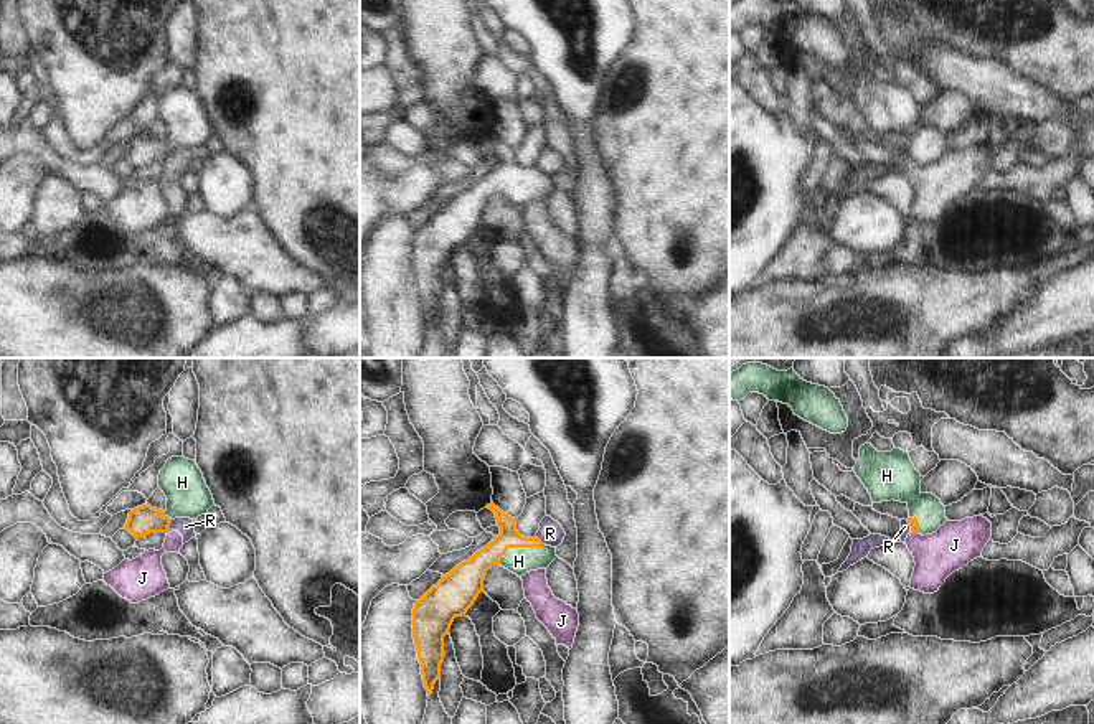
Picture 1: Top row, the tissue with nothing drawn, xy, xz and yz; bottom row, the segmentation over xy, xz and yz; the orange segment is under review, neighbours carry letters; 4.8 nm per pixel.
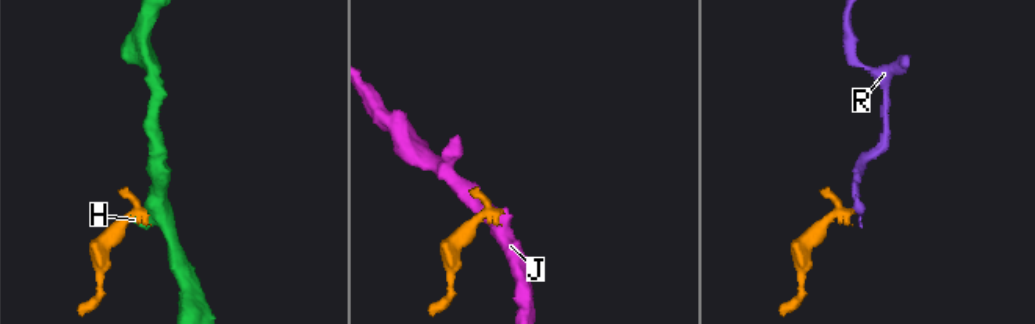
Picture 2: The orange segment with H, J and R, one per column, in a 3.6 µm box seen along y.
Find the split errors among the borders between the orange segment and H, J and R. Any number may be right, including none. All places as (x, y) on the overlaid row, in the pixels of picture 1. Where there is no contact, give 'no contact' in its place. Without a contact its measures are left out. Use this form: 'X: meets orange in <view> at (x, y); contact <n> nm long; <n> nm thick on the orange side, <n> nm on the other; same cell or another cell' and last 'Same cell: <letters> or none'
H: meets orange in xz at (517, 546); contact 240 nm long; 130 nm thick on the orange side, 130 nm on the other; same cell
J: meets orange in yz at (916, 531); contact 30 nm long; 50 nm thick on the orange side, 220 nm on the other; another cell
R: meets orange in xy at (169, 525); contact 70 nm long; 140 nm thick on the orange side, 90 nm on the other; another cell
Same cell: H

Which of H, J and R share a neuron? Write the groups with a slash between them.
H / J R

